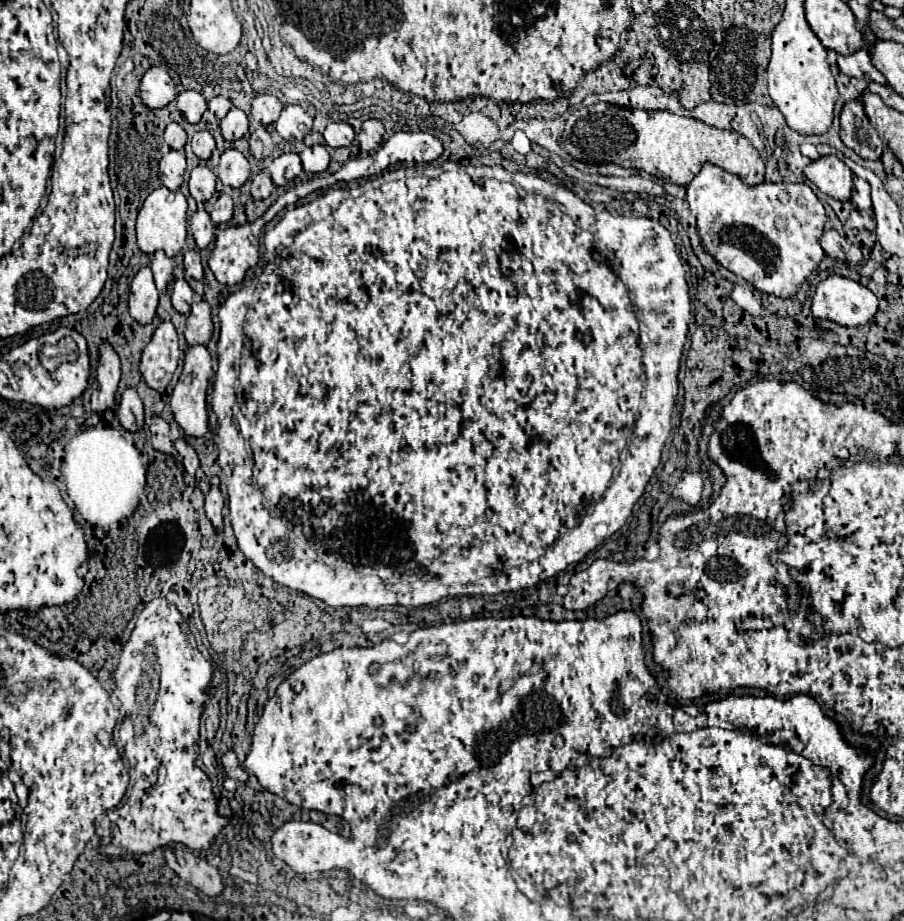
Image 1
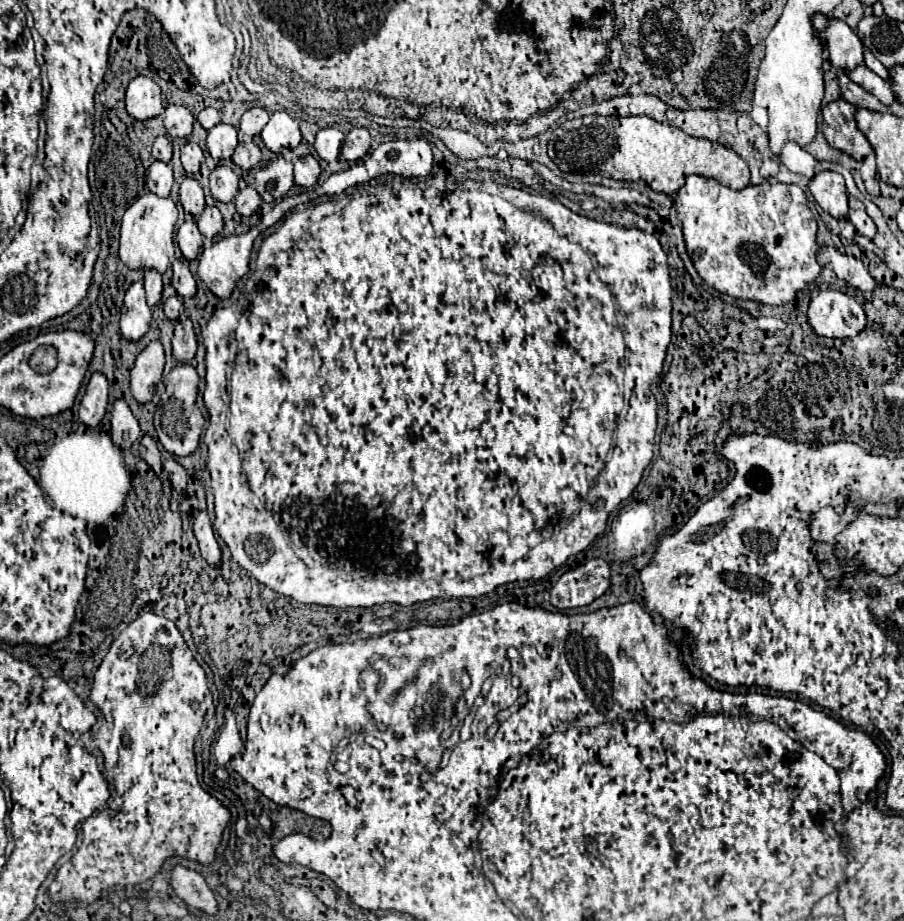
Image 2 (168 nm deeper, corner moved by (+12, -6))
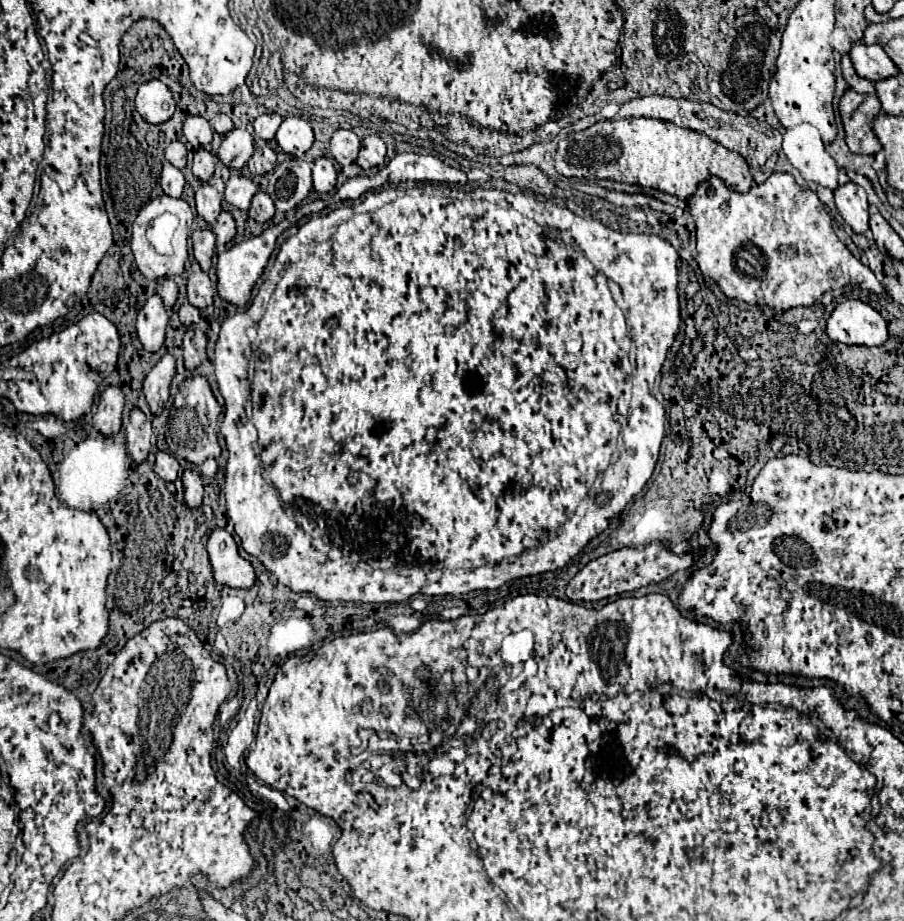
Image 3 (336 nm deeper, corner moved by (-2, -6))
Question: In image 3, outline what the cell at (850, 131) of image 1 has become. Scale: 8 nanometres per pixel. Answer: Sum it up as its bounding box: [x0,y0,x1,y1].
[840,89,882,155]

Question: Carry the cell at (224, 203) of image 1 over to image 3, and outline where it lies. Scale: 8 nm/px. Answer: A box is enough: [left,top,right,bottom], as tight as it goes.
[212,211,236,245]

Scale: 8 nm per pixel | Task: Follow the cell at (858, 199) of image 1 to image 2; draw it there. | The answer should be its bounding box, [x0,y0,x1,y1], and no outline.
[848,197,876,239]

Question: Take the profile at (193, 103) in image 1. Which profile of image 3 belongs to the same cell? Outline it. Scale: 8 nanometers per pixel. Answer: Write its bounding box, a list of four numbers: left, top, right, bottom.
[182,115,212,147]

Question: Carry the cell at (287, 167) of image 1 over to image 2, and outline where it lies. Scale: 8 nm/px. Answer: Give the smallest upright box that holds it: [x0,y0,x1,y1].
[254,157,294,203]

